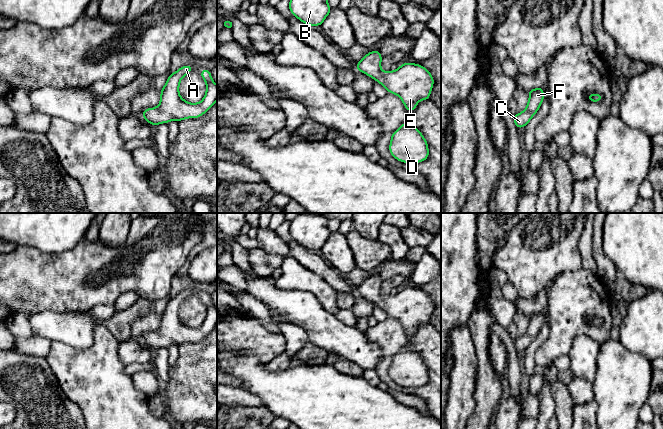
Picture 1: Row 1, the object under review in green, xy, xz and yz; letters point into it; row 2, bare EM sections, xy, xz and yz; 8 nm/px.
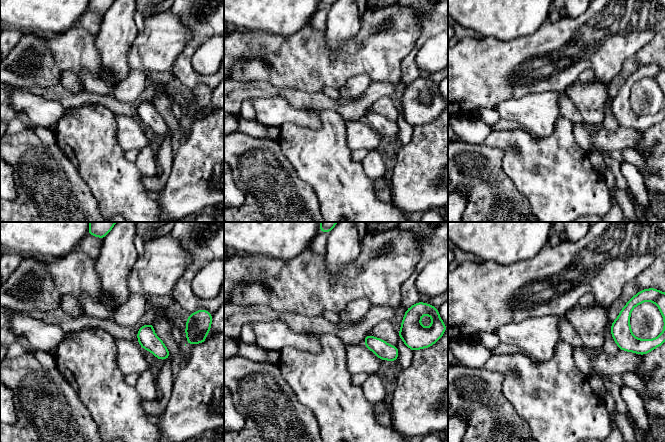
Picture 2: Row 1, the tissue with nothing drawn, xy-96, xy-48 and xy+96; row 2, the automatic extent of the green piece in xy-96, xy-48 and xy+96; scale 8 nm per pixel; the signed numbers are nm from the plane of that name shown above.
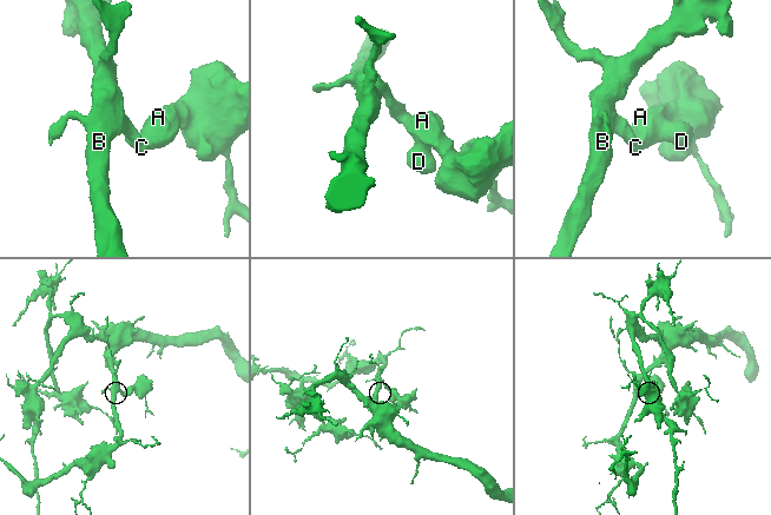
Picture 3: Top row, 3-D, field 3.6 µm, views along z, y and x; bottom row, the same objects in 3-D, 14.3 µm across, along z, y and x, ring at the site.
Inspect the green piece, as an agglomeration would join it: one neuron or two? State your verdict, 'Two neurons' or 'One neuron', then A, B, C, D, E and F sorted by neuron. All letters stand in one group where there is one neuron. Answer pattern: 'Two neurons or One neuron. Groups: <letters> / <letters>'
One neuron. Groups: A B C D E F

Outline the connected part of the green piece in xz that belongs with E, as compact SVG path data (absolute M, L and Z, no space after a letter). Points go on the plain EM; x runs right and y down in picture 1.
M371 275L356 287L356 294L399 320L408 336L414 335L419 325L430 323L434 303L429 294L419 288L403 287L395 295L383 296L382 282L380 275Z

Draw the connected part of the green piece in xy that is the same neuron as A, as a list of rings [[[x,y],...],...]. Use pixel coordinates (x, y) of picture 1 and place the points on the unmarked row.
[[[185,289],[179,292],[175,297],[170,297],[167,306],[160,315],[160,328],[156,332],[146,332],[141,340],[149,346],[152,350],[157,350],[161,347],[169,347],[172,344],[182,345],[187,342],[199,342],[205,338],[217,325],[217,309],[213,306],[211,295],[201,293],[201,301],[206,306],[206,317],[200,327],[188,327],[179,319],[179,308],[183,301],[185,301],[194,291],[192,289]]]

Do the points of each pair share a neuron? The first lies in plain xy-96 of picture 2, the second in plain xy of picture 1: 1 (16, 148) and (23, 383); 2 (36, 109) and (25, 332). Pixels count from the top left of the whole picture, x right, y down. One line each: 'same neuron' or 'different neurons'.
1: same neuron
2: different neurons

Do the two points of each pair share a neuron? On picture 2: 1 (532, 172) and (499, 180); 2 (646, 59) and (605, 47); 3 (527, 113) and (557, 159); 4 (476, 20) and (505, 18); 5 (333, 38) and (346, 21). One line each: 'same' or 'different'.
1: different
2: different
3: different
4: same
5: same

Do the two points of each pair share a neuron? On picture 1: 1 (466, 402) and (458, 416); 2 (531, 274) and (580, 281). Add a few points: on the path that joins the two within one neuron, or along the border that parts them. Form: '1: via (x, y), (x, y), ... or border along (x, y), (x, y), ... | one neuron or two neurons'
1: via (463, 405), (458, 410), (458, 413) | one neuron
2: border along (575, 270), (560, 272), (551, 280) | two neurons

